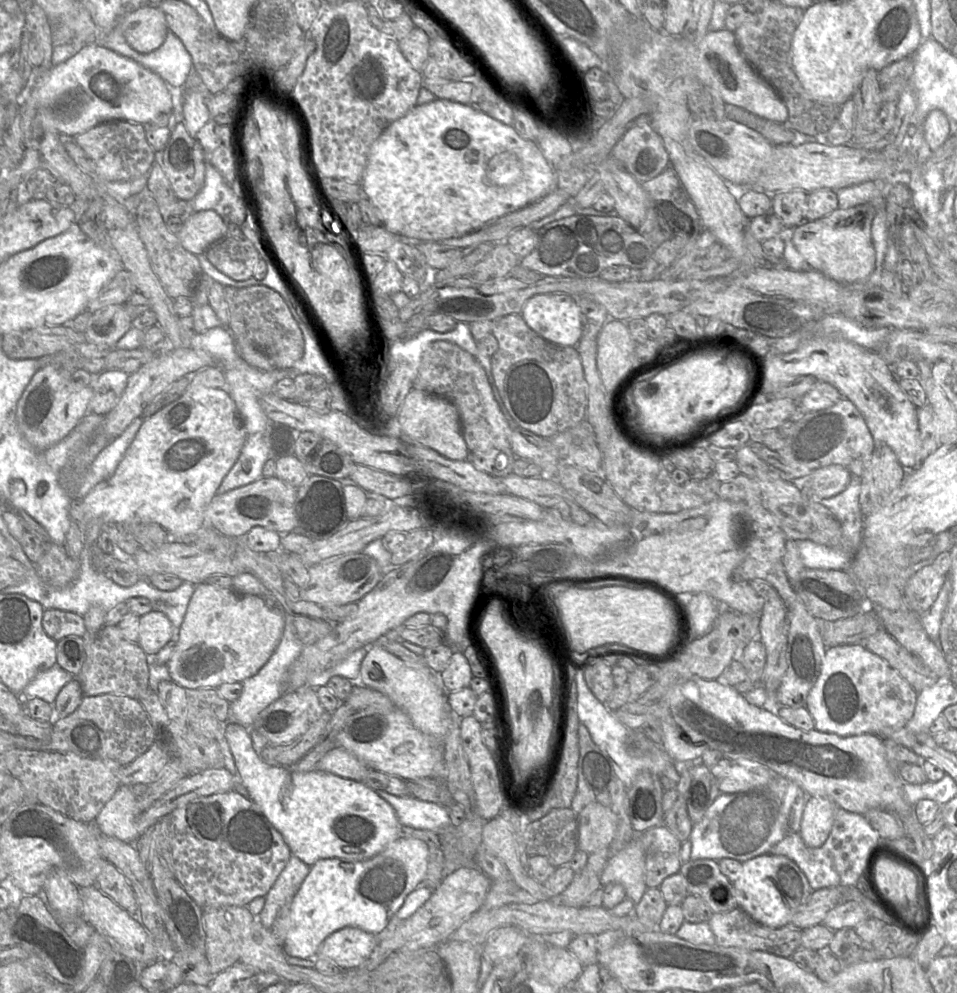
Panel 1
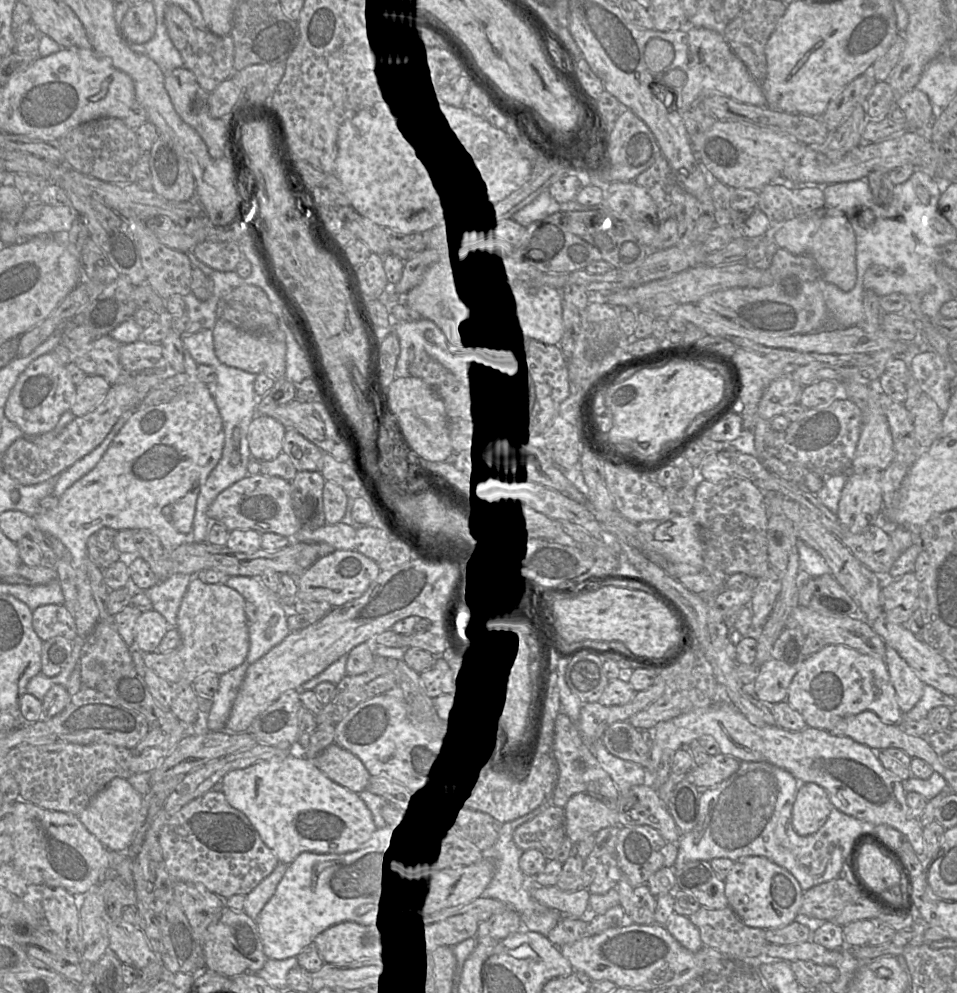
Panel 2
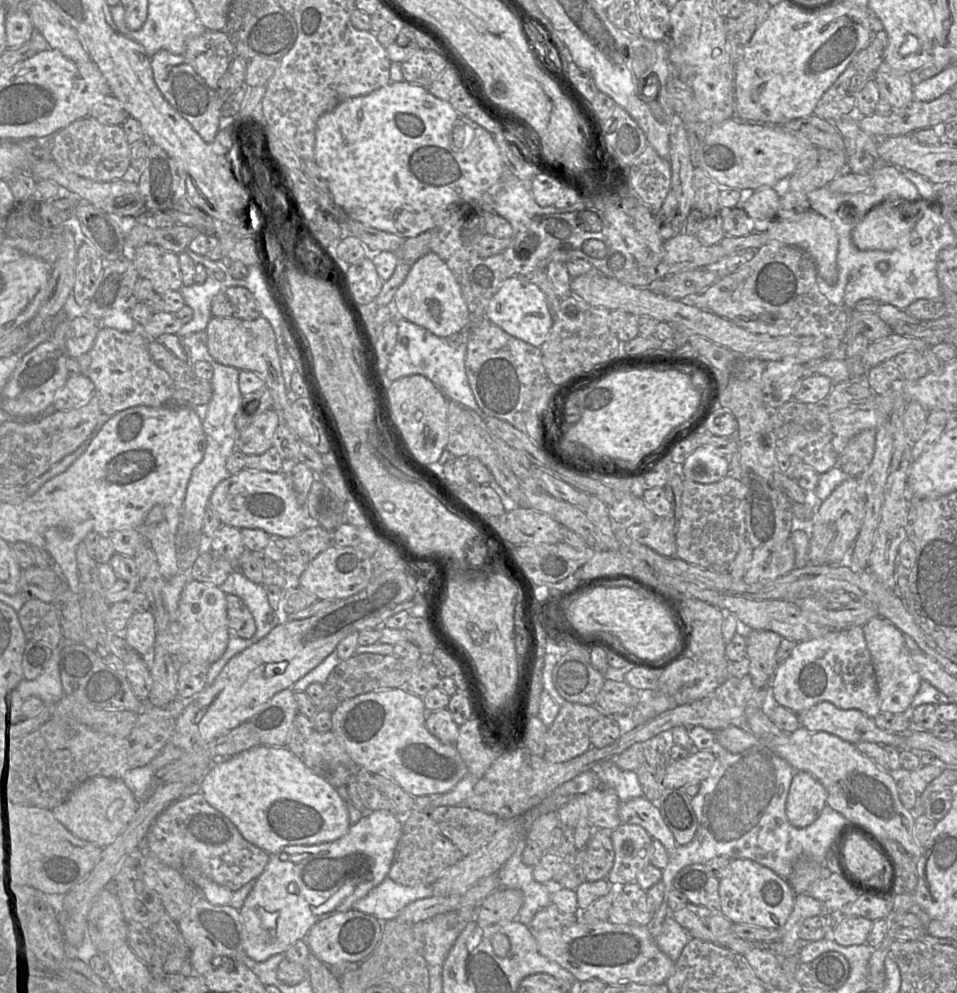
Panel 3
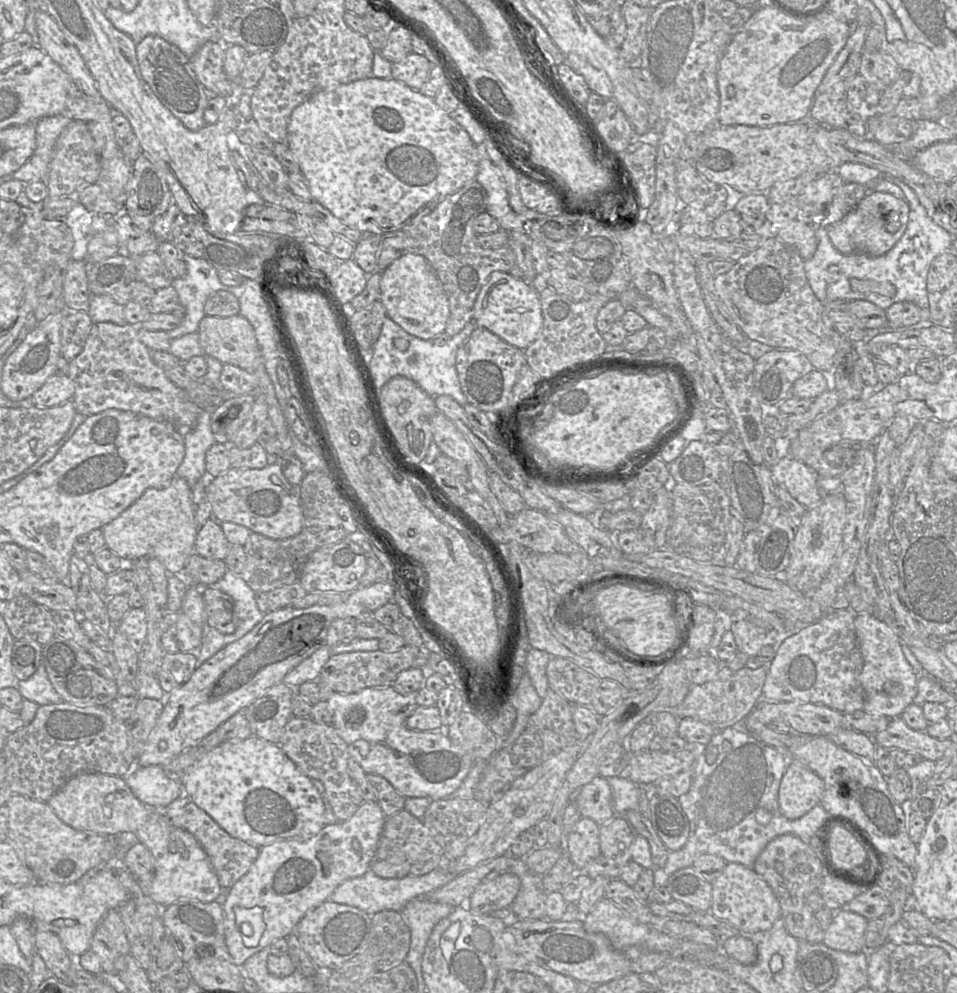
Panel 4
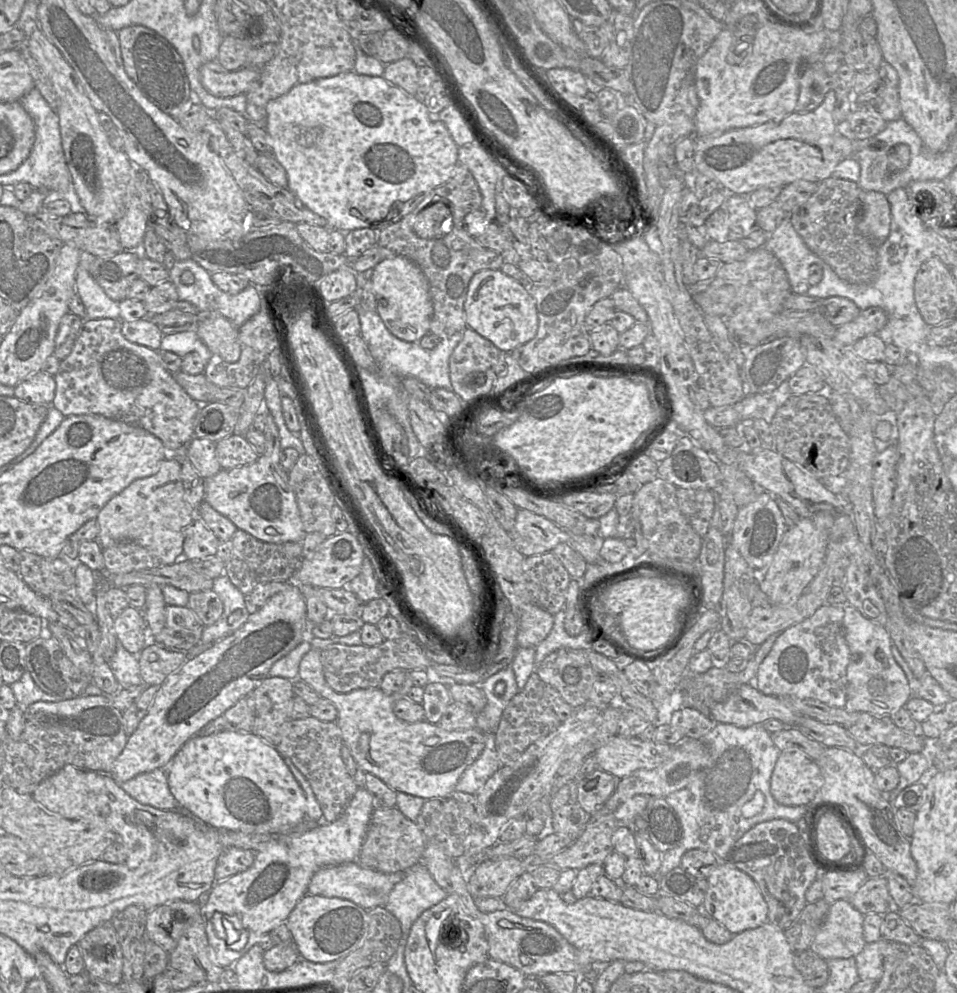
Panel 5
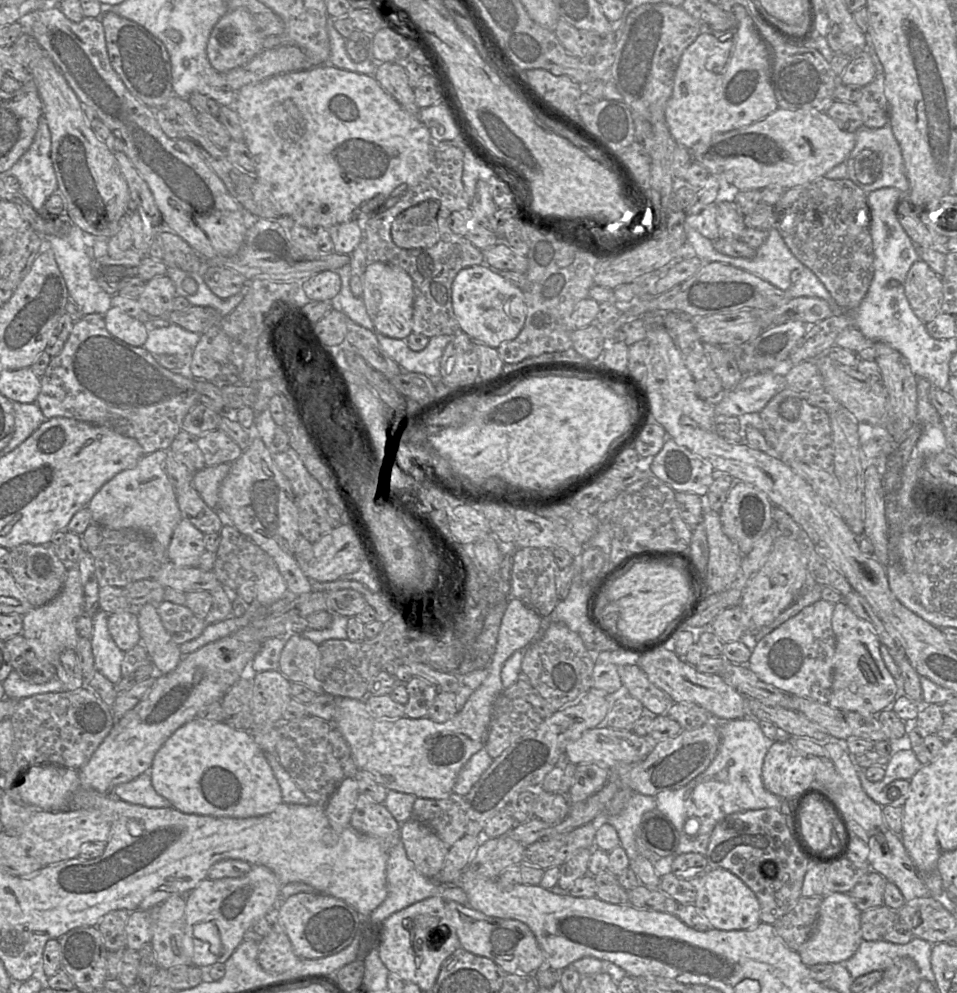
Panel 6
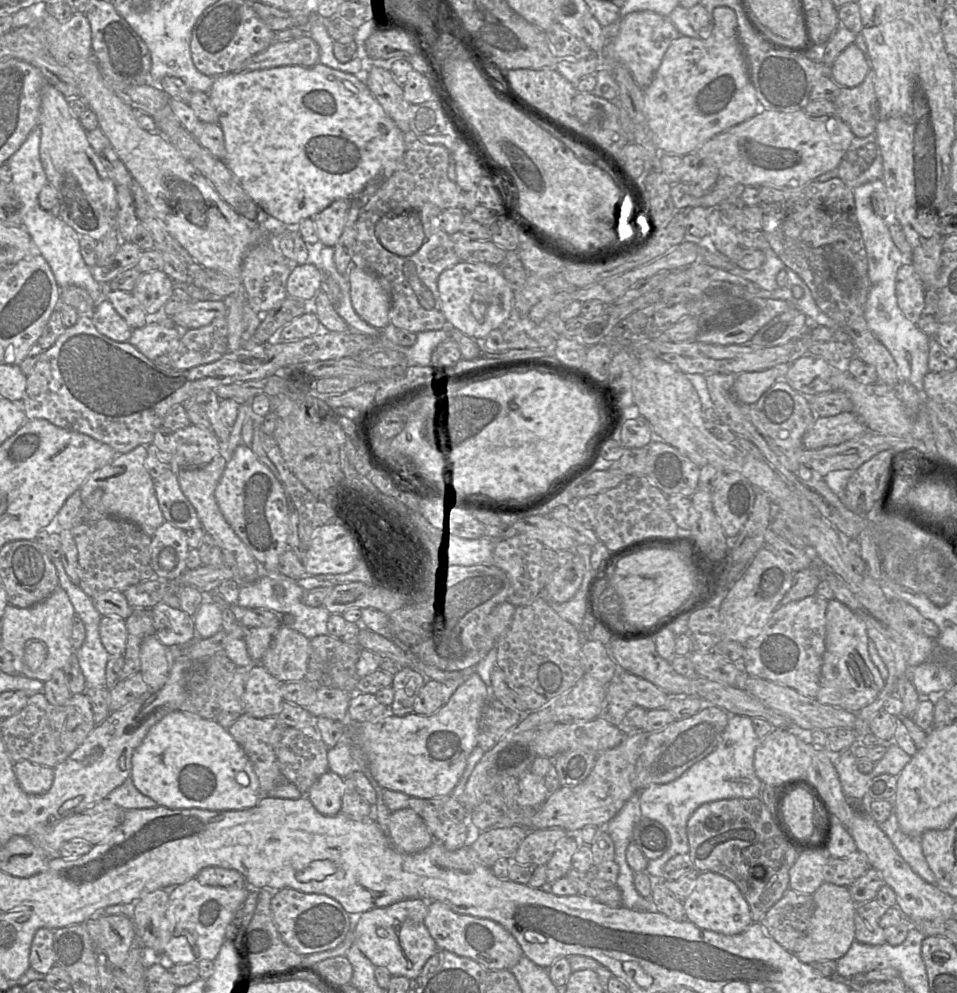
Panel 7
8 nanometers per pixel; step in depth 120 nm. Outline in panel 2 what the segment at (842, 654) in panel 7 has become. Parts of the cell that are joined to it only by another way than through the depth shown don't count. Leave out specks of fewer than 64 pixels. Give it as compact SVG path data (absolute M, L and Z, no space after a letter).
M886 647L883 660L895 689L899 708L905 714L919 702L926 684L892 647Z

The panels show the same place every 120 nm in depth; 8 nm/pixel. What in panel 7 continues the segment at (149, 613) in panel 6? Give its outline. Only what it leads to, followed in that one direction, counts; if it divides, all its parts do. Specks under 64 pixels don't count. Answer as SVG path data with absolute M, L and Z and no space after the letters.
M154 635L146 637L140 646L141 673L149 690L158 690L166 682L174 659L169 648Z

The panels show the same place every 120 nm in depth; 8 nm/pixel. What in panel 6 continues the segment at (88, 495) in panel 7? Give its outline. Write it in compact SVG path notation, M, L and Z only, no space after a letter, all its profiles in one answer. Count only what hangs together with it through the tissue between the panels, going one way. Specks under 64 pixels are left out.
M168 450L144 455L137 465L124 470L106 482L86 506L93 523L110 529L139 530L167 548L175 527L182 520L176 491L165 471Z

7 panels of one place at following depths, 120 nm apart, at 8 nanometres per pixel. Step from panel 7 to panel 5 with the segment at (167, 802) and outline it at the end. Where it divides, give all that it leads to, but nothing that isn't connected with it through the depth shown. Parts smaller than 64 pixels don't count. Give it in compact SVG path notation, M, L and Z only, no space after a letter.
M223 730L191 737L168 764L169 789L180 808L212 827L245 833L279 835L306 819L304 791L277 748L251 732Z

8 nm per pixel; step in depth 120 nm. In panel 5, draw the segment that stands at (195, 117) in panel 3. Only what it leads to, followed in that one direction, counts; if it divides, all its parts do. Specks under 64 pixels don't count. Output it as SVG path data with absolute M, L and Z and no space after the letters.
M142 25L124 27L117 34L125 71L158 109L172 118L179 118L198 104L197 96L191 91L183 61L166 39Z

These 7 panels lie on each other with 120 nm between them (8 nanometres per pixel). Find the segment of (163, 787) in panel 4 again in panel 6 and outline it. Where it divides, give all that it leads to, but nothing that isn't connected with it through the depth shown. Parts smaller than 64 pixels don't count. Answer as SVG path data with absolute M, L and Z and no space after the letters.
M144 772L129 782L117 785L112 796L131 804L149 808L171 806L169 801L154 789L149 772Z

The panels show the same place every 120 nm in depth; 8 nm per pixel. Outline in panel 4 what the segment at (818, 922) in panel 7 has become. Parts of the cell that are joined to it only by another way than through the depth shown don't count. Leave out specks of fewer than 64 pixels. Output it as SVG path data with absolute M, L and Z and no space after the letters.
M842 908L835 913L822 942L829 948L844 952L863 951L867 923L864 916Z

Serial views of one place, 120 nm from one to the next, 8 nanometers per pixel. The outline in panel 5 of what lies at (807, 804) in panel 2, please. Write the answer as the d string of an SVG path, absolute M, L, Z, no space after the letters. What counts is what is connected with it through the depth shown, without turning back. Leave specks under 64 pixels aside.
M800 750L781 751L770 779L770 792L782 805L807 805L823 785L817 763Z

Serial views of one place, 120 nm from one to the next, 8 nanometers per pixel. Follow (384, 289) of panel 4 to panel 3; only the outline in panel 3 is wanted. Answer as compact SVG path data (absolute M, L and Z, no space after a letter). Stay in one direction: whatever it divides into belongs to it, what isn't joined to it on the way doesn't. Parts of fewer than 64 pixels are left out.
M433 252L423 255L410 266L392 302L401 318L441 338L461 332L469 324L469 311L460 286L446 263Z

